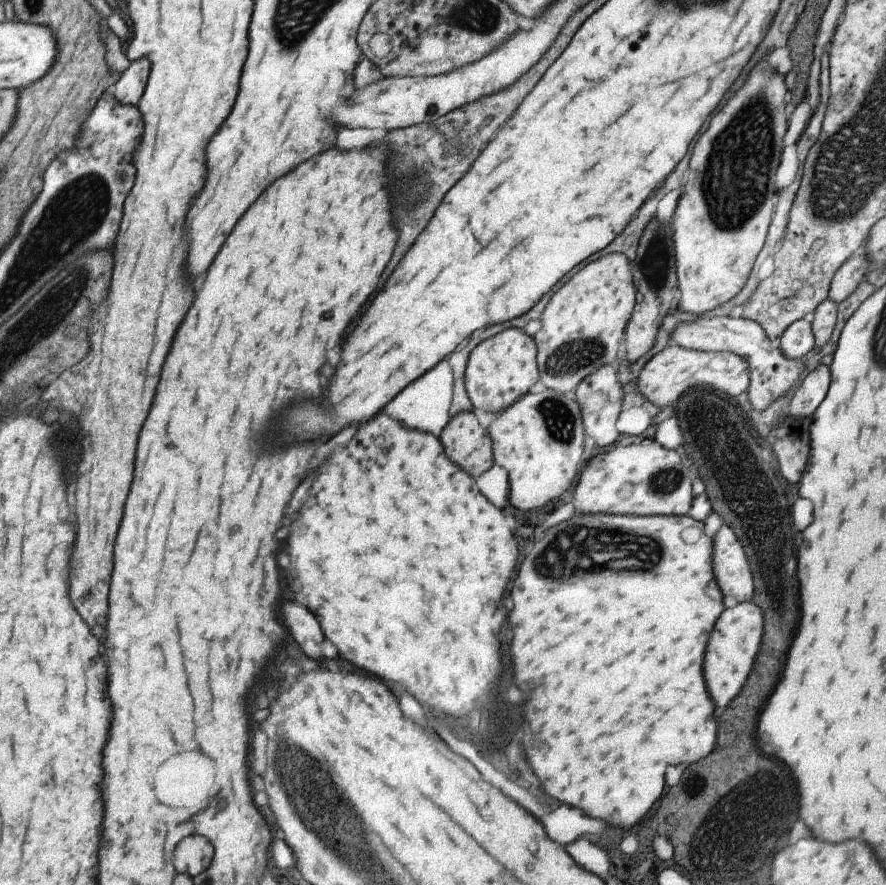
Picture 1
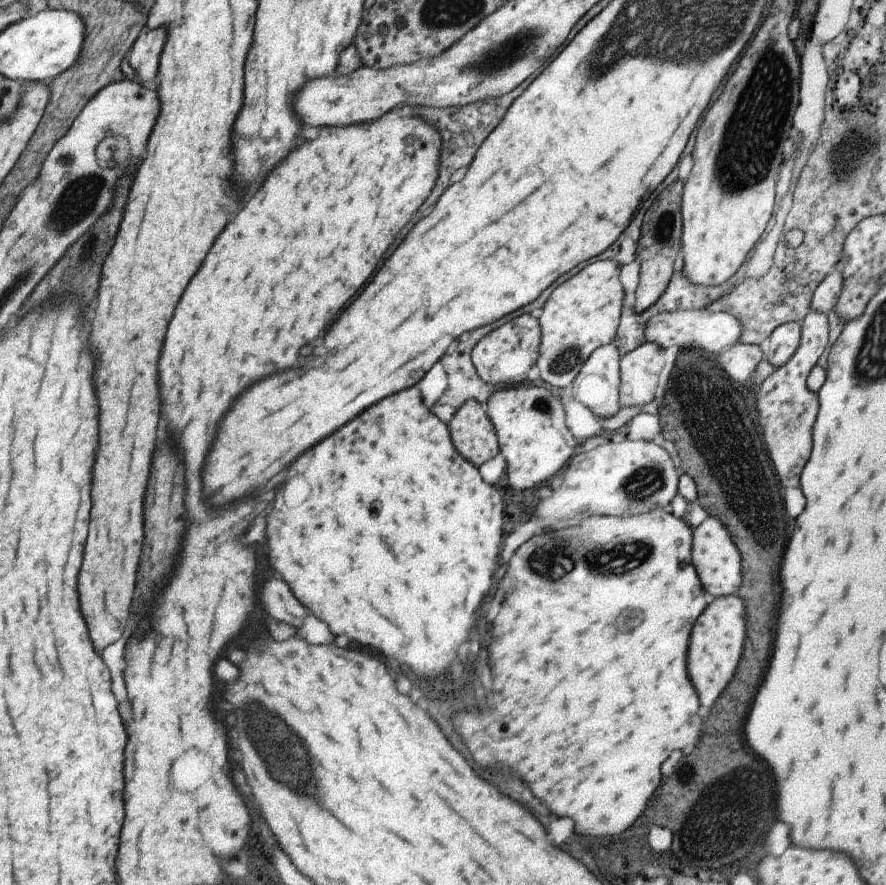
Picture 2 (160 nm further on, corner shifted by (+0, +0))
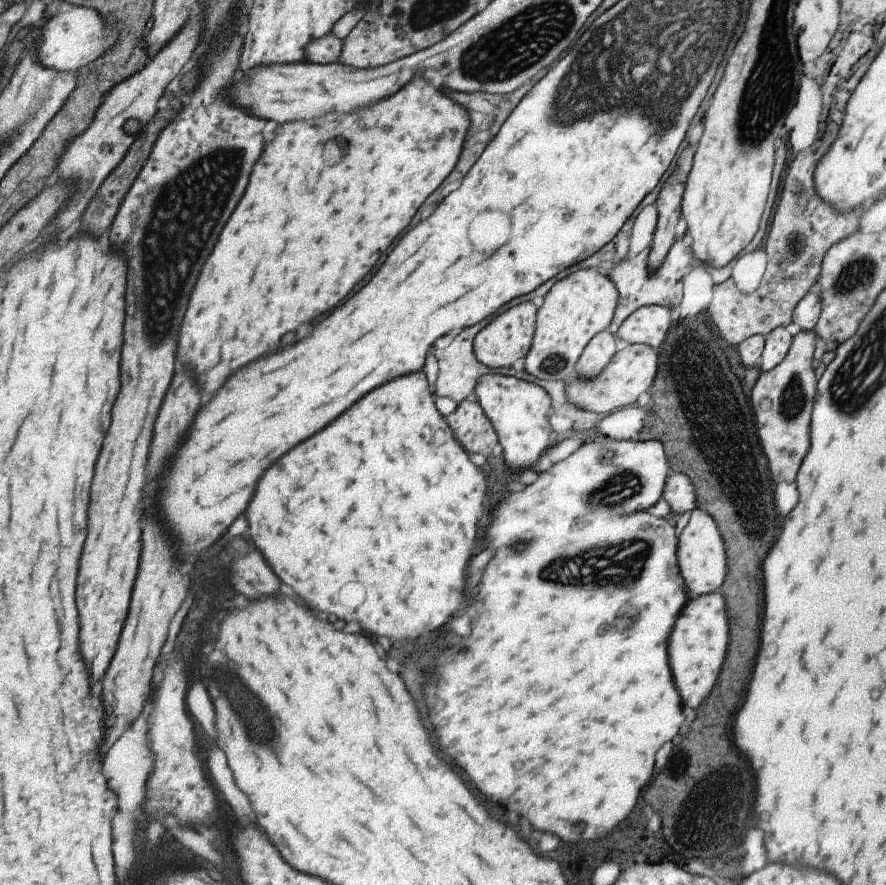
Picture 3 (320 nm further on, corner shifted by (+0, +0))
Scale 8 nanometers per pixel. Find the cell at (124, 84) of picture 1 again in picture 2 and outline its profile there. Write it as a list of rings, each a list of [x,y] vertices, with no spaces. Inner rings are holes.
[[[165,28],[144,29],[128,50],[128,64],[141,82],[149,82],[157,76],[159,54],[165,42]]]

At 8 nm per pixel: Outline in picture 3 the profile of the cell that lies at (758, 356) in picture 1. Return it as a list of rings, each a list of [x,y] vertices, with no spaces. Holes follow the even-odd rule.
[[[641,306],[619,324],[615,336],[628,344],[645,344],[657,351],[674,322],[672,310],[668,307]]]

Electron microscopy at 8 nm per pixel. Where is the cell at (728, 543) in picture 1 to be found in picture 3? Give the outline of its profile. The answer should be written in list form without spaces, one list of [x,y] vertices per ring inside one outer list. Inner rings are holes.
[[[700,508],[691,512],[689,522],[677,538],[677,562],[679,576],[683,578],[690,596],[703,595],[719,591],[723,578],[727,574],[727,556],[722,536],[713,518]]]

